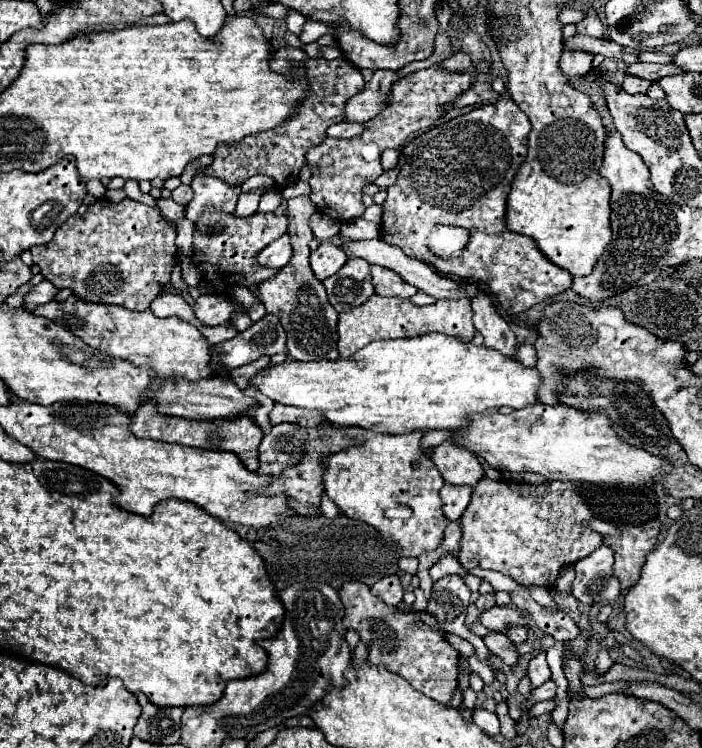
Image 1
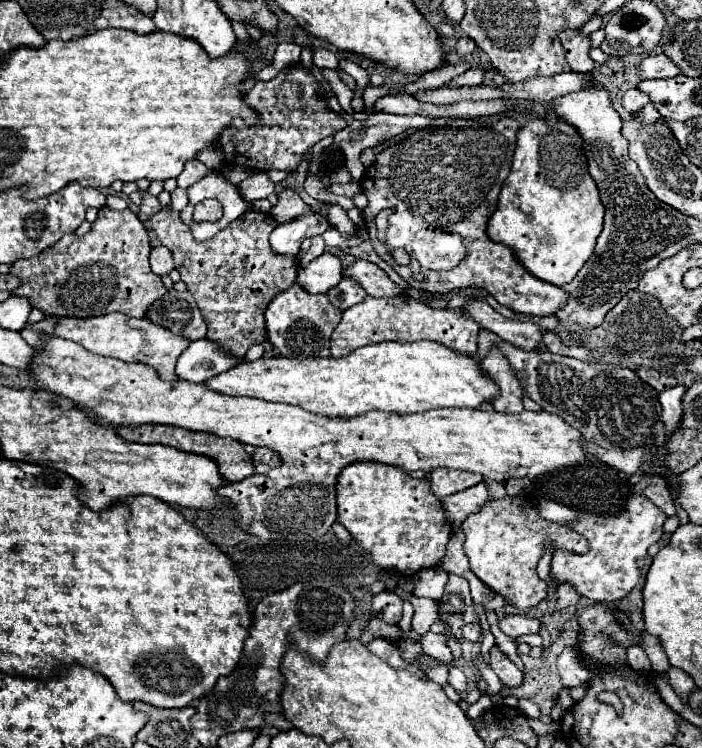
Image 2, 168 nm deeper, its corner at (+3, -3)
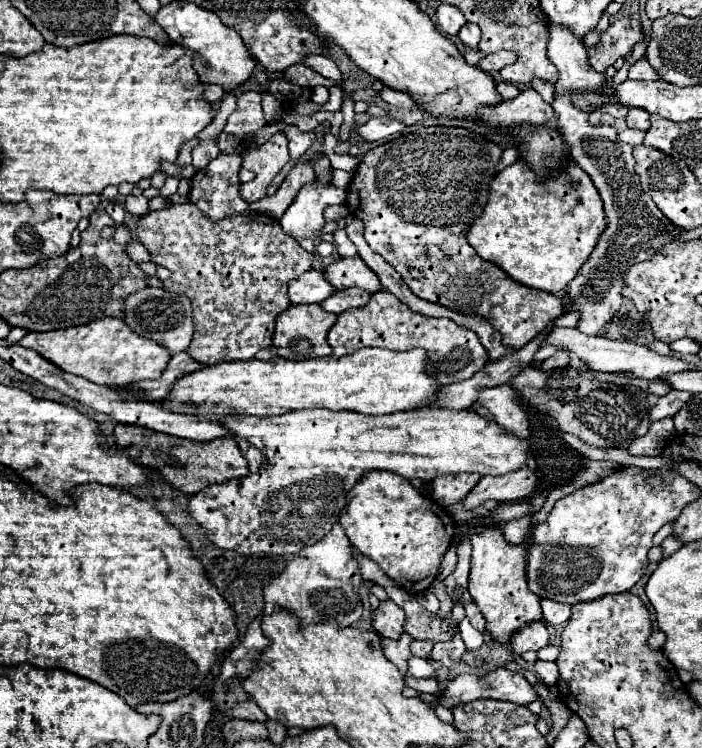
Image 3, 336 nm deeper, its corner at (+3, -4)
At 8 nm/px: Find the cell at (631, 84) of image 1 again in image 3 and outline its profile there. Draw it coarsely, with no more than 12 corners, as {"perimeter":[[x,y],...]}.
{"perimeter":[[630,109],[626,125],[630,129],[648,131],[650,113]]}

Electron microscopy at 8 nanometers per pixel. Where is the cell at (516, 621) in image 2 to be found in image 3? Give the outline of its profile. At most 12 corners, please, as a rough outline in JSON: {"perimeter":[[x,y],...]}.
{"perimeter":[[542,621],[530,623],[512,637],[512,651],[522,655],[550,643]]}

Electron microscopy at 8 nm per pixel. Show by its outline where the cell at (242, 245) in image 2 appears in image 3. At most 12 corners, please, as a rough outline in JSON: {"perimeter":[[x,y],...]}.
{"perimeter":[[194,203],[142,217],[136,239],[192,301],[204,365],[270,347],[308,271],[280,223],[210,221]]}

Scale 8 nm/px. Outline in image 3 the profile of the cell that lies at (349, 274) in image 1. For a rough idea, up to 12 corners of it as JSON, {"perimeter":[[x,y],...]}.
{"perimeter":[[358,287],[336,291],[320,307],[342,313],[364,307],[370,293]]}

